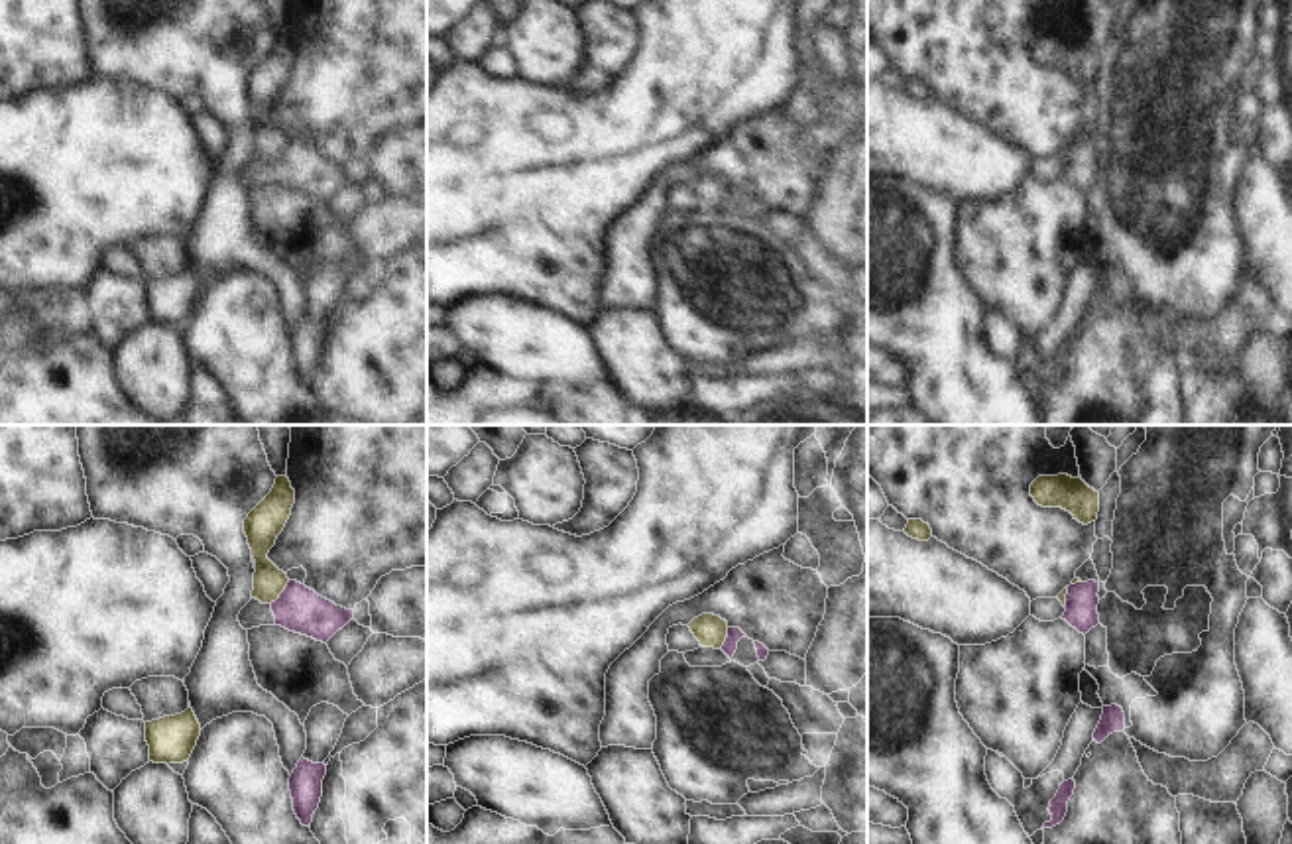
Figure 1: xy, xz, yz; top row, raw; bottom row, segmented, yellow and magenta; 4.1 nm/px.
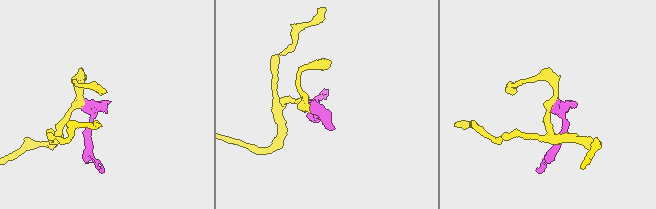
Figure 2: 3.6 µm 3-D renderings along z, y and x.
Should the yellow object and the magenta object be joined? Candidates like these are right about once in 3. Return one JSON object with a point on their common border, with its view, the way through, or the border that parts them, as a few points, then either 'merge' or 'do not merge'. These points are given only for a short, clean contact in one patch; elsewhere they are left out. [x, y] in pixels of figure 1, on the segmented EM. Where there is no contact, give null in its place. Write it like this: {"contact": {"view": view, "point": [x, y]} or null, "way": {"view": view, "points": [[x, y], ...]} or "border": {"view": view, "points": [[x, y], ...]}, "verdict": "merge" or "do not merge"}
{"contact": {"view": "xy", "point": [282, 591]}, "verdict": "do not merge"}

